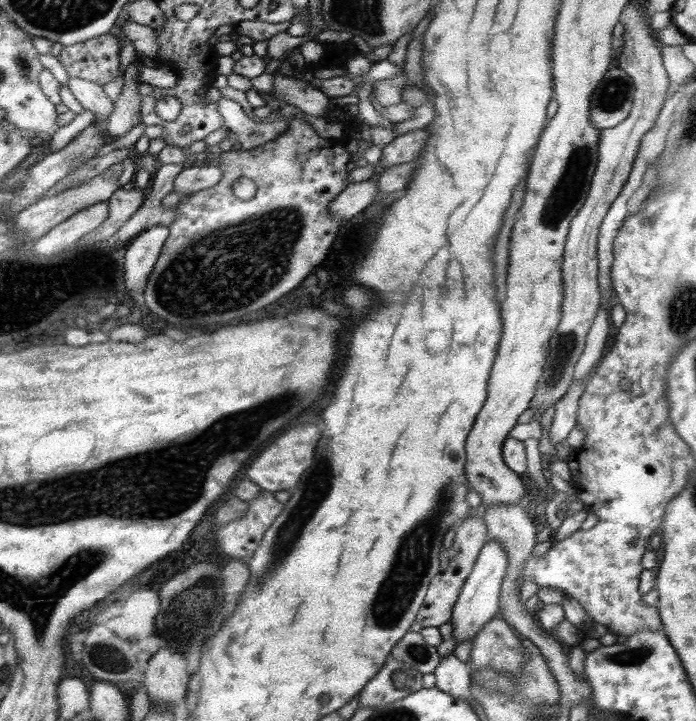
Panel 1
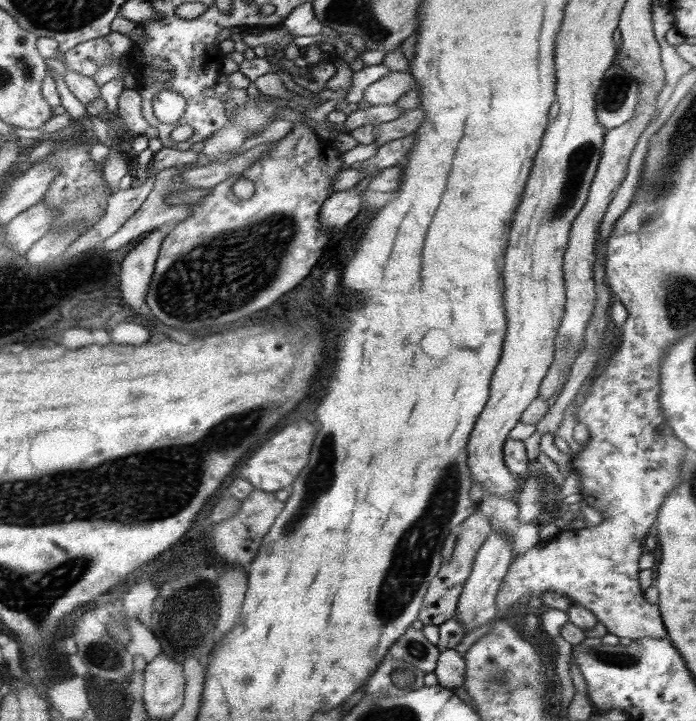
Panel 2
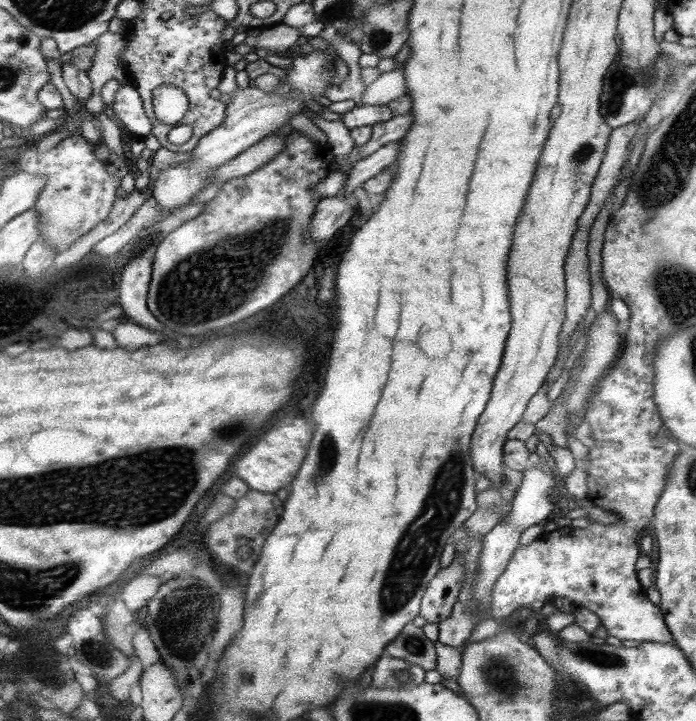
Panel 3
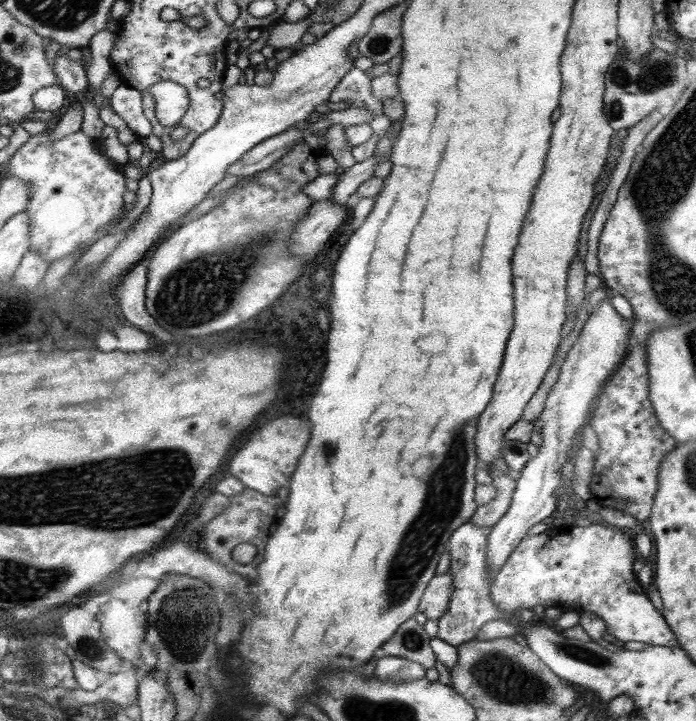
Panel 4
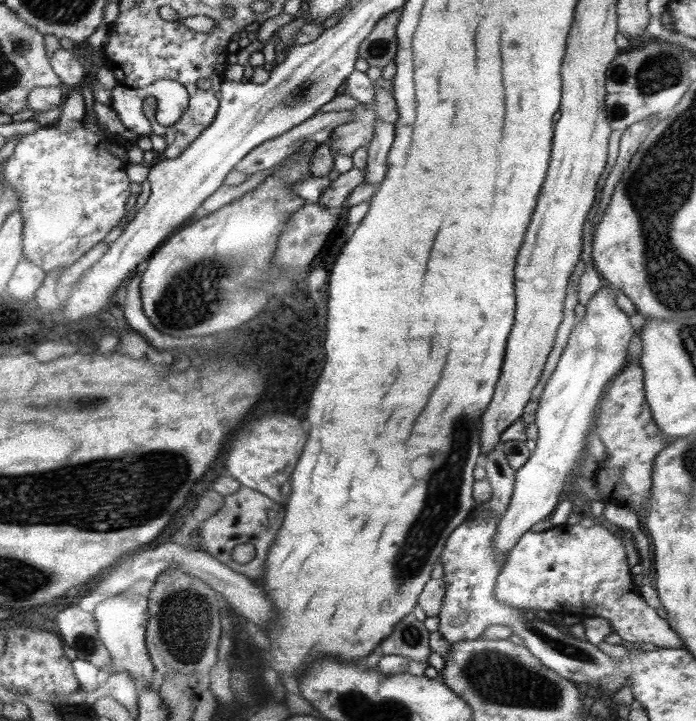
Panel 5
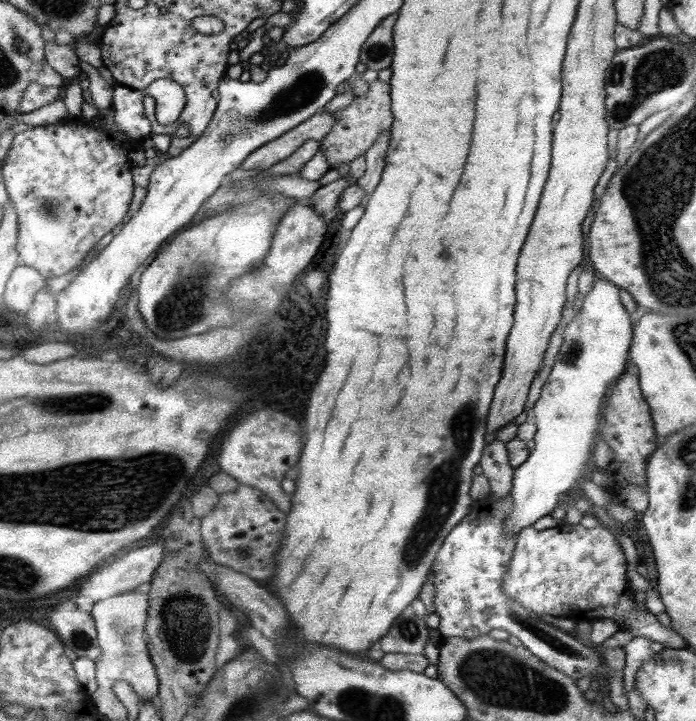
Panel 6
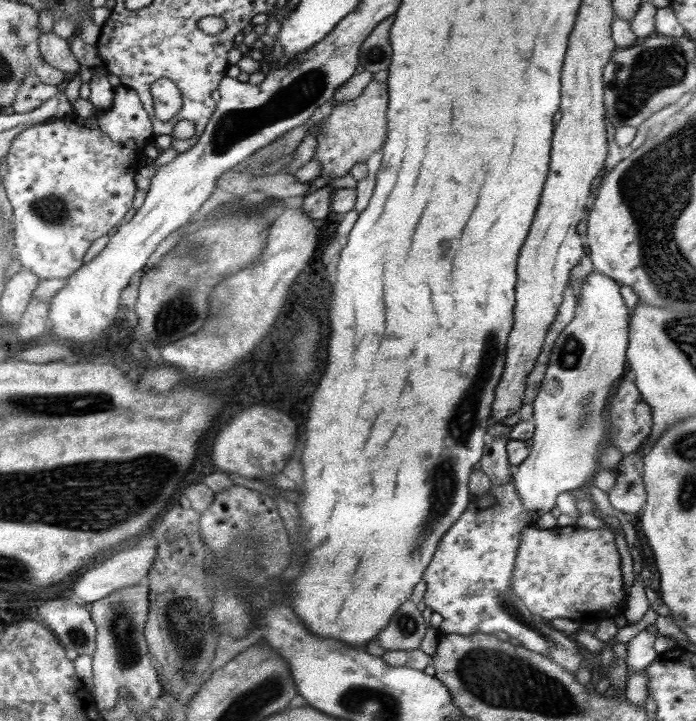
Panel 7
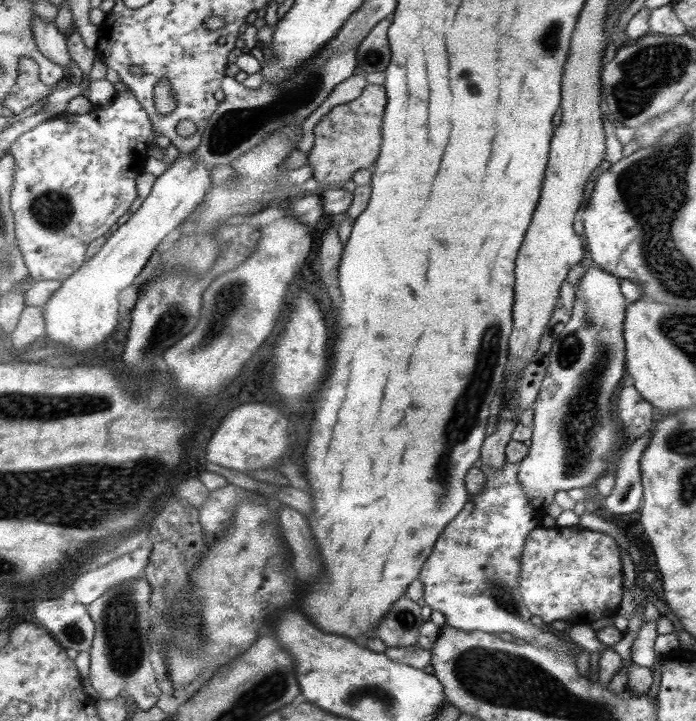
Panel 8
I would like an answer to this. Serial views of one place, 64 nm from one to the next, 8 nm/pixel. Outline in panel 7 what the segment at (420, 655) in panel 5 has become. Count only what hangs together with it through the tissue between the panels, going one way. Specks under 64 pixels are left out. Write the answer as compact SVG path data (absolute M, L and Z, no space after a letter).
M406 599L392 614L388 625L380 630L376 640L387 650L414 650L420 648L427 624L417 603Z

